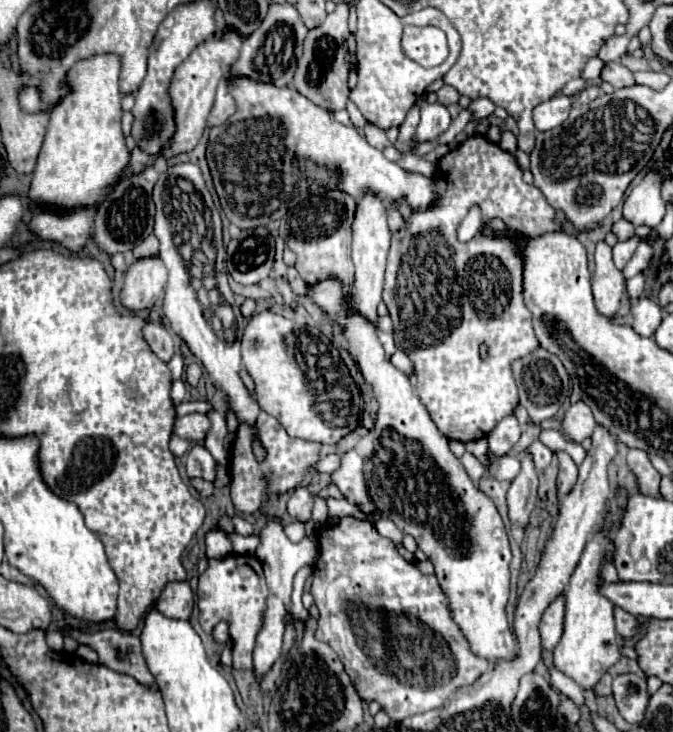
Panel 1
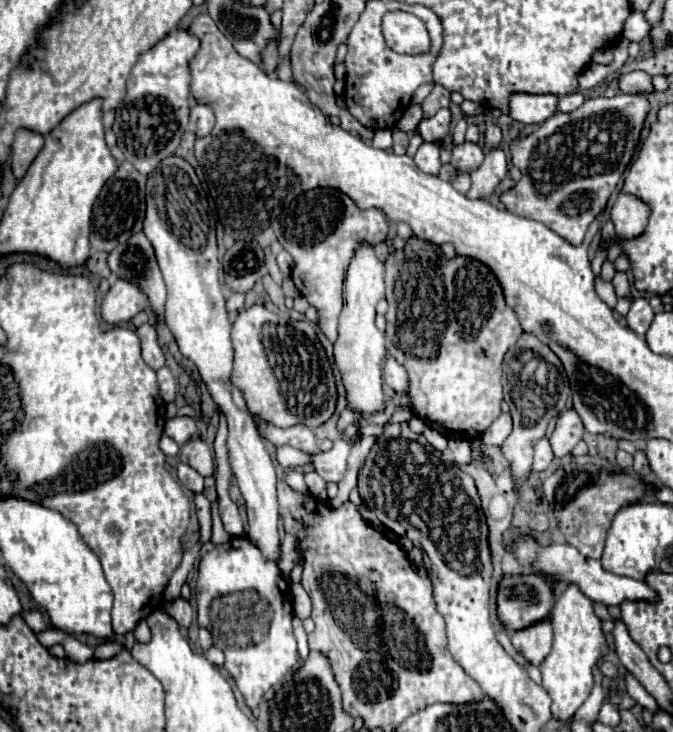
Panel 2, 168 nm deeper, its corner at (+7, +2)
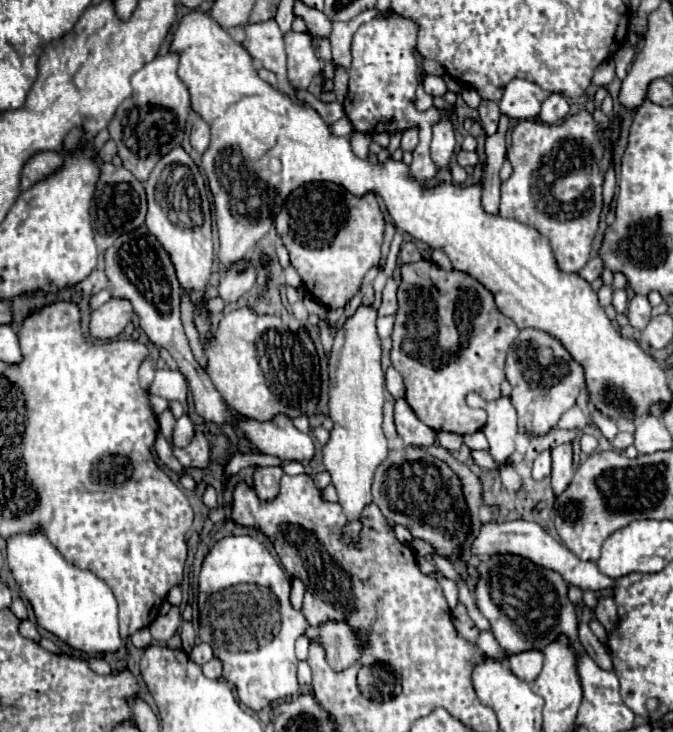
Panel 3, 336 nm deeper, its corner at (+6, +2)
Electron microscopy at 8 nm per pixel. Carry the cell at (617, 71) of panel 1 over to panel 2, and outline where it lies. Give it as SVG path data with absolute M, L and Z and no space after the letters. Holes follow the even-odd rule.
M629 72L619 78L619 88L629 94L651 94L655 92L651 76L647 72Z

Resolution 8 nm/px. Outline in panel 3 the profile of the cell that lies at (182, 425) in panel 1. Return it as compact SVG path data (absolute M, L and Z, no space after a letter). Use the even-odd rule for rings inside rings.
M184 414L184 416L180 416L178 422L176 422L176 428L174 428L174 434L172 434L172 442L174 442L174 446L184 448L184 446L190 444L192 436L194 436L194 424L192 424L192 420Z

